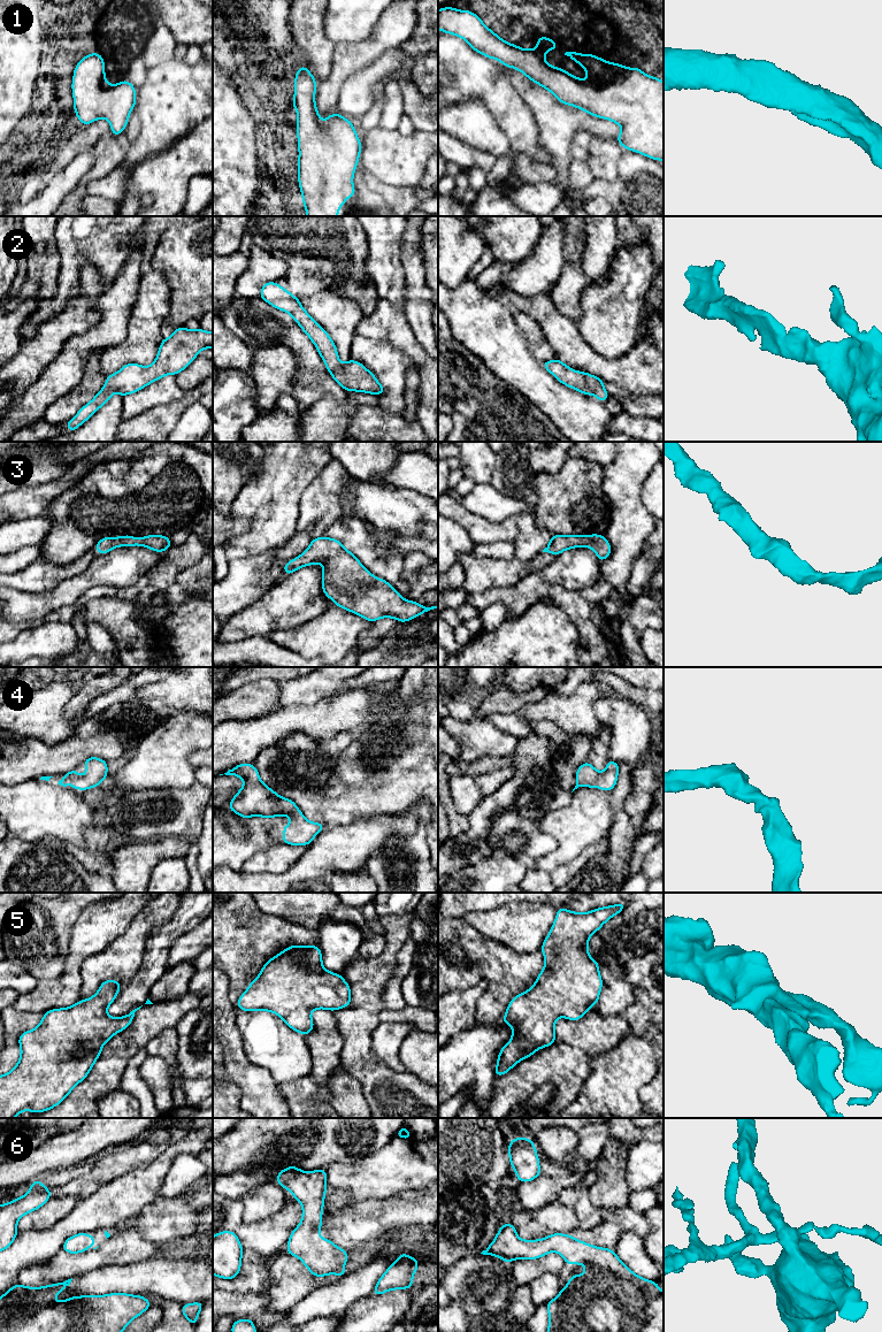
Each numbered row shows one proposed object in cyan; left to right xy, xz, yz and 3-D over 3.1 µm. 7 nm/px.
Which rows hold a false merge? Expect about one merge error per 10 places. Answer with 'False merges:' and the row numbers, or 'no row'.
False merges: no row

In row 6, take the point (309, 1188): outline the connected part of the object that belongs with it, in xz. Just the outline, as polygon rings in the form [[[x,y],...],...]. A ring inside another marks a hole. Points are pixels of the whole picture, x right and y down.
[[[286,1166],[276,1176],[276,1181],[284,1189],[290,1191],[293,1194],[294,1200],[302,1204],[301,1223],[292,1231],[289,1238],[286,1254],[300,1258],[315,1277],[333,1273],[342,1278],[347,1274],[344,1270],[344,1264],[348,1261],[346,1250],[337,1247],[331,1240],[322,1239],[319,1233],[322,1226],[324,1195],[328,1189],[325,1169],[305,1172],[297,1166]]]

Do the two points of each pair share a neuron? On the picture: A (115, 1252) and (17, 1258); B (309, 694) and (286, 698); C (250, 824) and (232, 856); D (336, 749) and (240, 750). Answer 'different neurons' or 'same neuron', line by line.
A: different neurons
B: same neuron
C: same neuron
D: different neurons

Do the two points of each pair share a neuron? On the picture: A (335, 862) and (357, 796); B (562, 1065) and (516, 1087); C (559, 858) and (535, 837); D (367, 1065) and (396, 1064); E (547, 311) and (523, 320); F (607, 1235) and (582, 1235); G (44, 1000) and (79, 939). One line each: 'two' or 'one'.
A: two
B: one
C: two
D: two
E: two
F: one
G: one

